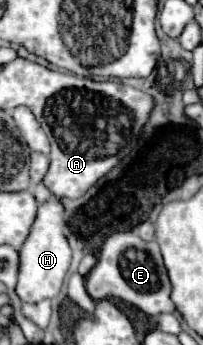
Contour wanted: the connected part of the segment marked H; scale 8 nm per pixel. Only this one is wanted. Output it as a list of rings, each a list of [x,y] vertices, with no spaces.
[[[50,197],[48,201],[40,203],[38,207],[38,217],[32,225],[32,231],[26,239],[26,243],[20,247],[22,255],[22,271],[18,273],[18,297],[26,303],[38,303],[42,299],[52,299],[58,295],[62,281],[68,273],[70,259],[72,259],[72,249],[68,245],[68,221],[66,221],[66,209],[60,201],[60,197]]]

